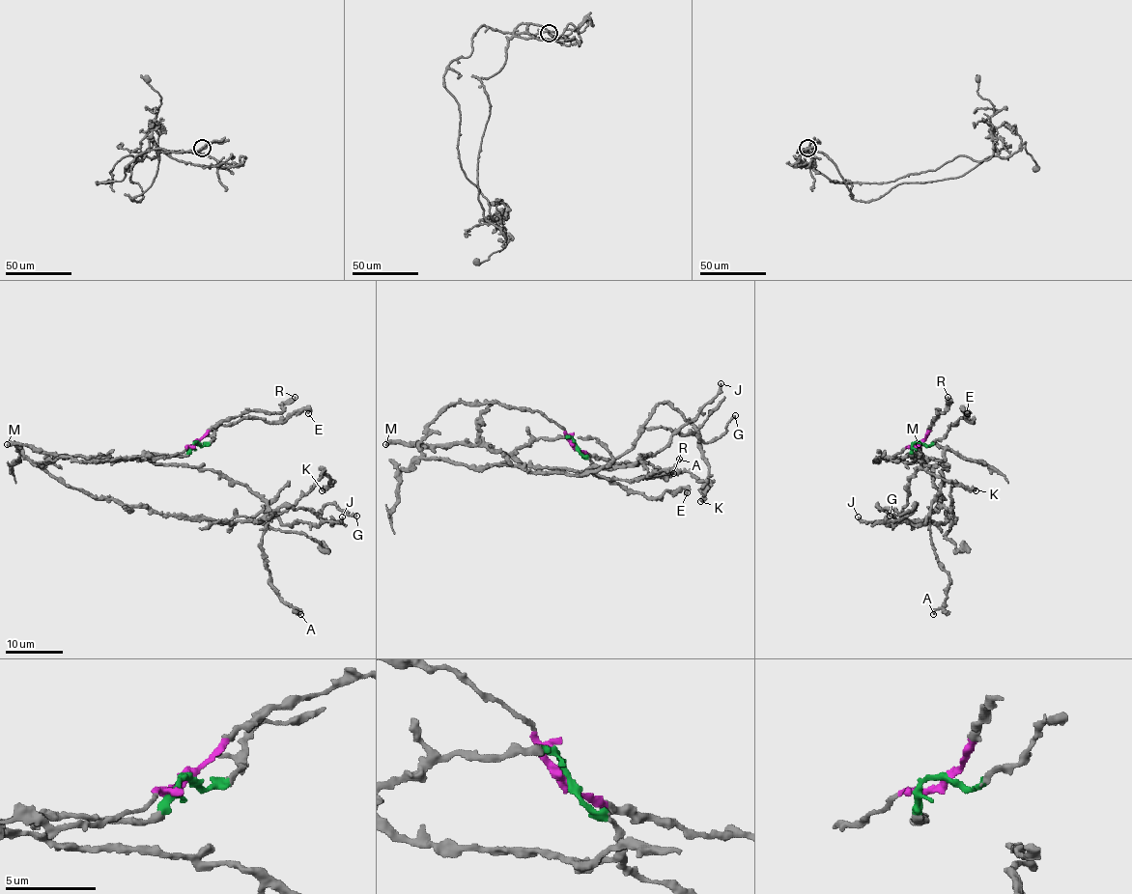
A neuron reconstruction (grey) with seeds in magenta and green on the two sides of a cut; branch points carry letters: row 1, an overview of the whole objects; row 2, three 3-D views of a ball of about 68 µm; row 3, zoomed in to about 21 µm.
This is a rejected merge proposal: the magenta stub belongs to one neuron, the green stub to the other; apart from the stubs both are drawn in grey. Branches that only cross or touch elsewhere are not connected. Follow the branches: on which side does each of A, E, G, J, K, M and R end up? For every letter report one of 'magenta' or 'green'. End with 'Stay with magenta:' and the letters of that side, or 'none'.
A: green
E: green
G: magenta
J: green
K: magenta
M: green
R: magenta
Stay with magenta: G, K, R

